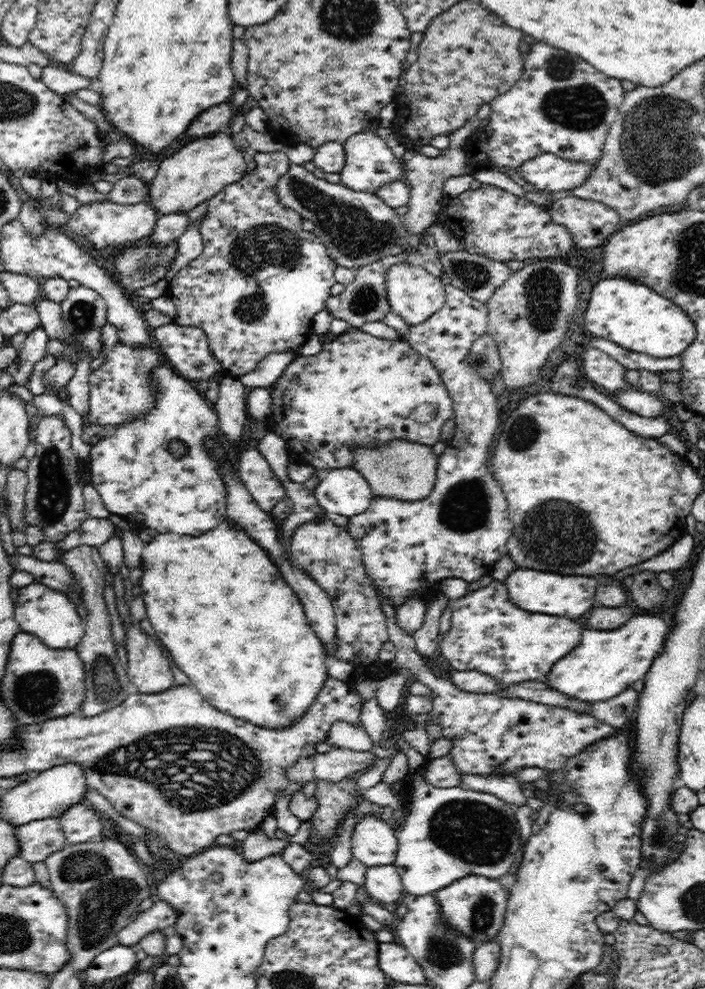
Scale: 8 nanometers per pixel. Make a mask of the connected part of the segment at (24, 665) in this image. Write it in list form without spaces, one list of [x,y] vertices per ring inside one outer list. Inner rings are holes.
[[[21,632],[12,640],[7,670],[1,682],[4,704],[15,712],[19,724],[31,725],[48,719],[78,714],[85,696],[85,664],[74,648],[50,648],[35,635]]]

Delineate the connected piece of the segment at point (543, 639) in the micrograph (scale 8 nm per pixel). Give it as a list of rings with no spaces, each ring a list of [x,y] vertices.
[[[493,579],[488,586],[469,591],[462,598],[449,599],[452,608],[451,624],[448,632],[442,634],[438,642],[440,654],[455,671],[478,671],[492,675],[502,687],[502,695],[507,695],[512,685],[526,682],[547,682],[551,668],[564,658],[581,641],[584,626],[564,616],[550,616],[544,613],[528,612],[511,601],[504,582]]]

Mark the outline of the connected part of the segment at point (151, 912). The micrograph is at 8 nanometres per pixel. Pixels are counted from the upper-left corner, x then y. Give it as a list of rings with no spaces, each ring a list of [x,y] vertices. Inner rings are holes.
[[[163,900],[156,901],[148,910],[136,913],[132,920],[118,932],[118,942],[124,946],[137,946],[138,942],[158,930],[172,926],[178,920],[179,912]]]

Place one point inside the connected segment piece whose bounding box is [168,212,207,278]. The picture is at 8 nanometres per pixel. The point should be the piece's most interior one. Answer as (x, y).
(190, 245)

